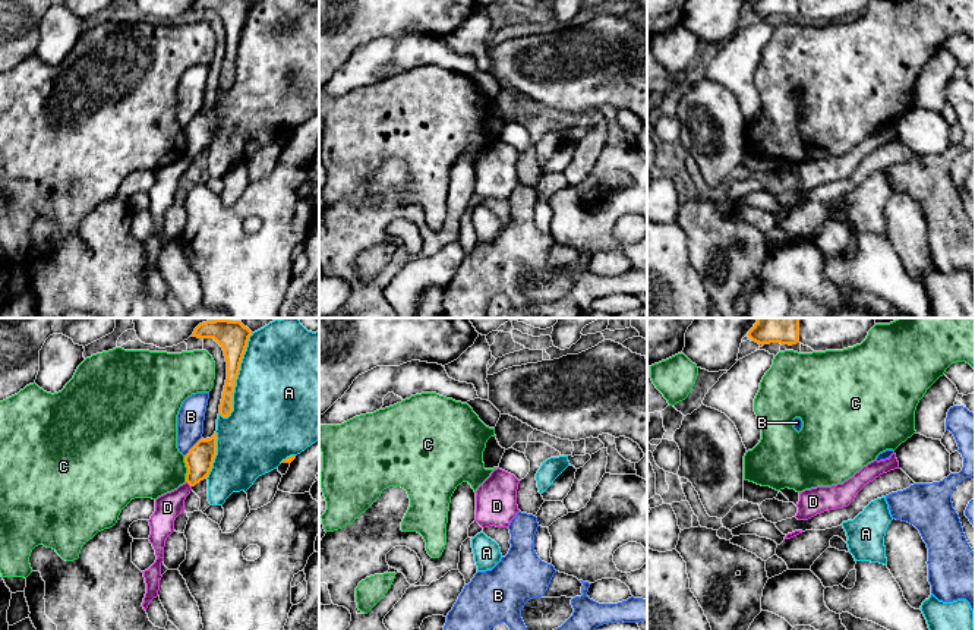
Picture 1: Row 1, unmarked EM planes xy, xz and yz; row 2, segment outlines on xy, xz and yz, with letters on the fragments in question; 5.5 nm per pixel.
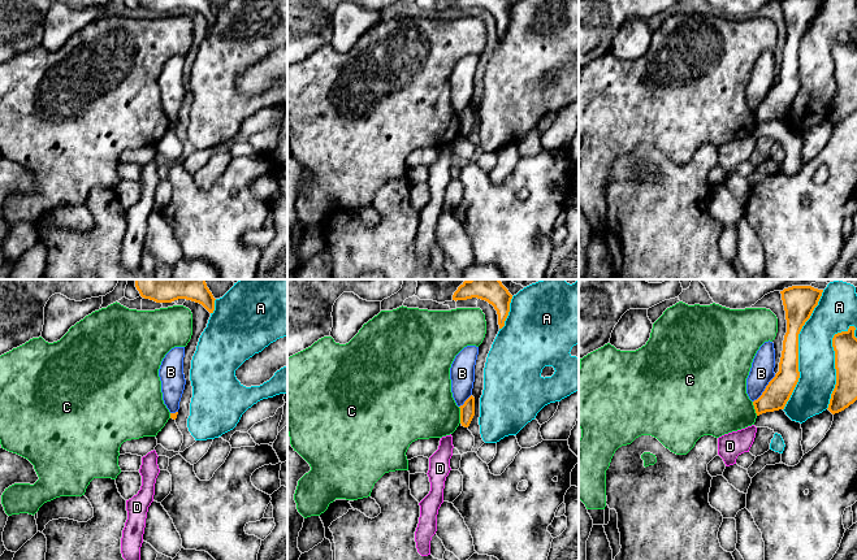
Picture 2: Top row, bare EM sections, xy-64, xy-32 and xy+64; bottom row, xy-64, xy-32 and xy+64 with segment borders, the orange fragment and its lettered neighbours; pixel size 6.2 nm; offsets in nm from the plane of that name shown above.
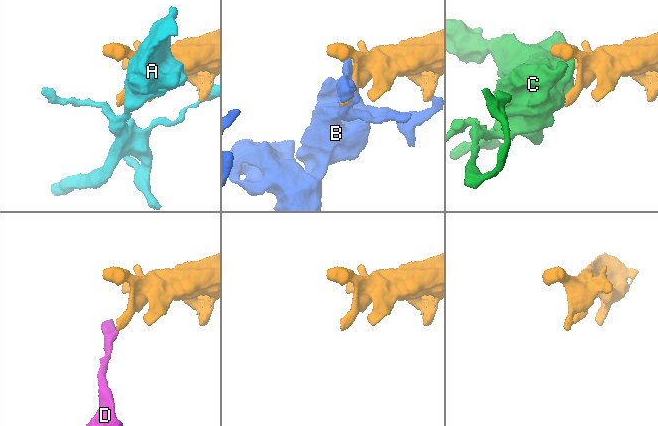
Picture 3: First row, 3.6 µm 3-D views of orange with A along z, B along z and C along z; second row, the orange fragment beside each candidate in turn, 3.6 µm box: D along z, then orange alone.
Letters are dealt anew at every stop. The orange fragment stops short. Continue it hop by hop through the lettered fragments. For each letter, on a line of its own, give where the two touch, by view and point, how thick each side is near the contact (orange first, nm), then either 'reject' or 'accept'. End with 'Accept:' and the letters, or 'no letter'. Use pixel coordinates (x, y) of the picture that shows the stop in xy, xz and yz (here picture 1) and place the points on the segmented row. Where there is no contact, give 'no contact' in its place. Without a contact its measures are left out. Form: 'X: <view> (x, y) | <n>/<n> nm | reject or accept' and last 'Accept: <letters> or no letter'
A: xy (236, 377) | 170/500 nm | reject
B: xy (192, 447) | 150/150 nm | reject
C: xy (188, 469) | 150/400 nm | reject
D: xy (188, 482) | 150/140 nm | reject
Accept: no letter

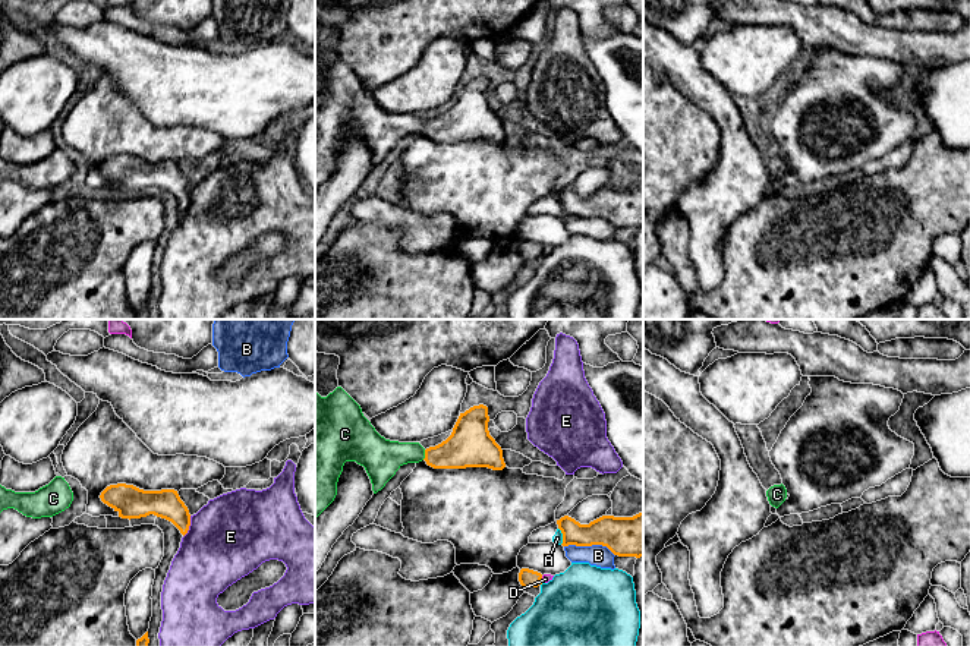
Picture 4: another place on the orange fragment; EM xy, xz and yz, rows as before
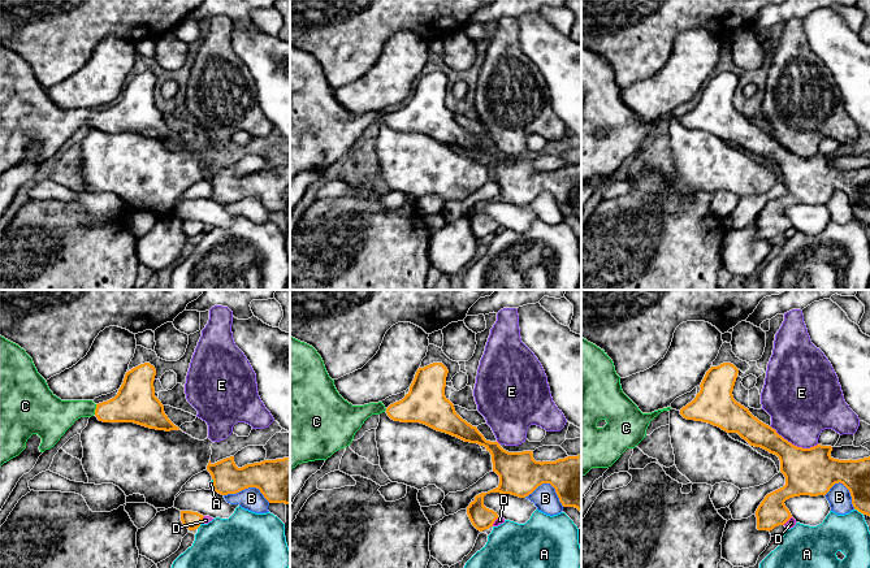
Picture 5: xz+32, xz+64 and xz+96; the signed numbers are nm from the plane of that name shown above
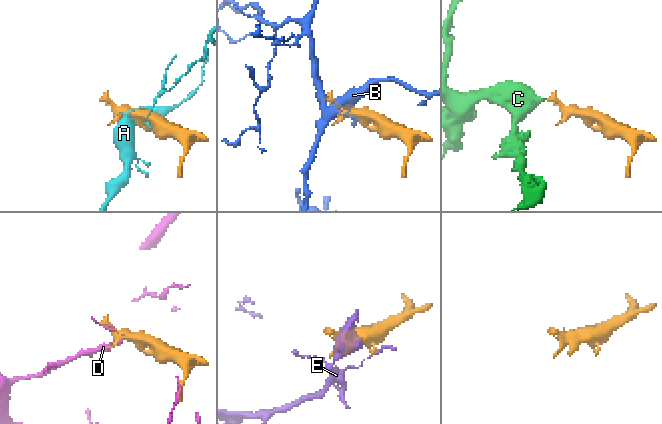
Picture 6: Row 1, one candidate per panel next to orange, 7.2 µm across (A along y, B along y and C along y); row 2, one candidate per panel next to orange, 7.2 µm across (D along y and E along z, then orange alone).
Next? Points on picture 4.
A: xz (563, 536) | 170/60 nm | reject
B: xz (589, 545) | 220/120 nm | reject
C: xz (425, 454) | 240/220 nm | accept
D: xz (541, 577) | 100/50 nm | reject
E: xy (189, 525) | 160/440 nm | reject
Accept: C

